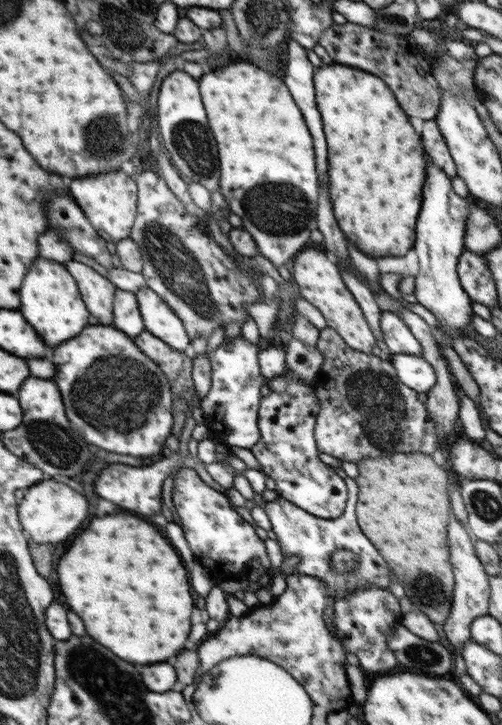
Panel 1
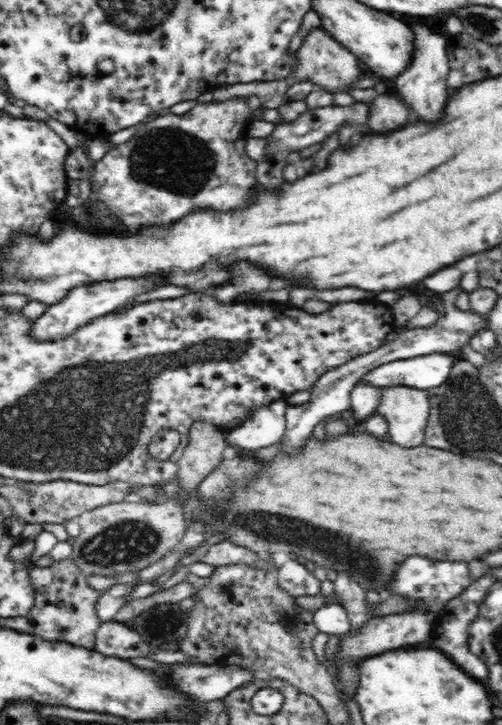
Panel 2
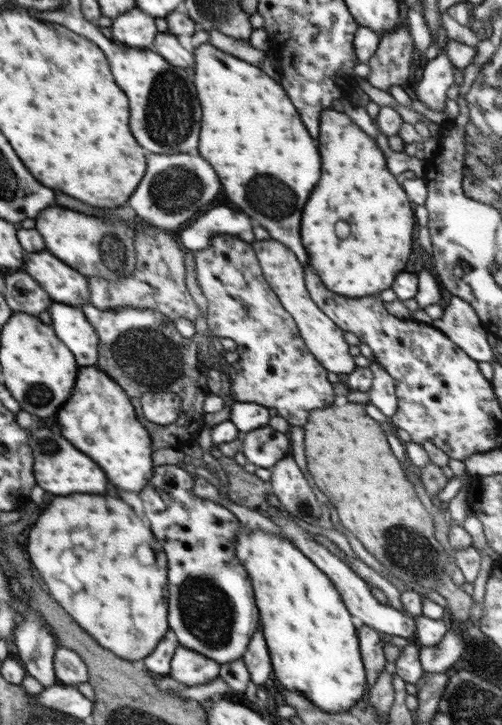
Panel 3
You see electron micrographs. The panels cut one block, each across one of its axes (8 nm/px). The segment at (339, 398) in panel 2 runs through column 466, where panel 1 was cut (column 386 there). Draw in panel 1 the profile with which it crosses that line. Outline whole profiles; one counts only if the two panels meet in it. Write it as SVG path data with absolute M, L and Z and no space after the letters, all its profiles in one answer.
M382 311L380 319L383 341L394 354L421 355L421 344L406 323L395 313Z

